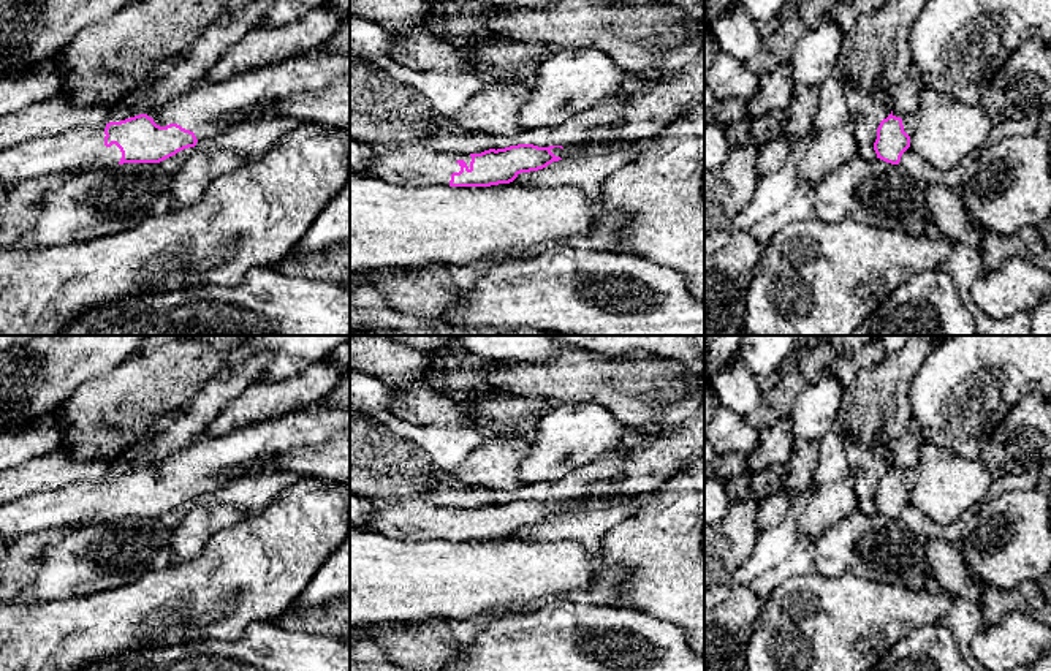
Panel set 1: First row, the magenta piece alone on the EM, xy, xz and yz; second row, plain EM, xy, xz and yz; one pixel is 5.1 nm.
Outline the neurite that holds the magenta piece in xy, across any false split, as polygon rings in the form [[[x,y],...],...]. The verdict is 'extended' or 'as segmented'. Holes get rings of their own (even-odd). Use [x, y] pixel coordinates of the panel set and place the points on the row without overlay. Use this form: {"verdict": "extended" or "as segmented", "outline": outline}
{"verdict": "extended", "outline": [[[310,405],[282,418],[231,430],[222,437],[203,435],[193,445],[149,468],[138,468],[97,483],[76,481],[60,489],[33,492],[0,503],[0,560],[17,538],[30,533],[76,529],[117,517],[160,517],[184,503],[195,502],[198,495],[214,492],[237,478],[260,473],[261,464],[279,453],[317,446],[342,434],[350,434],[350,405]]]}

